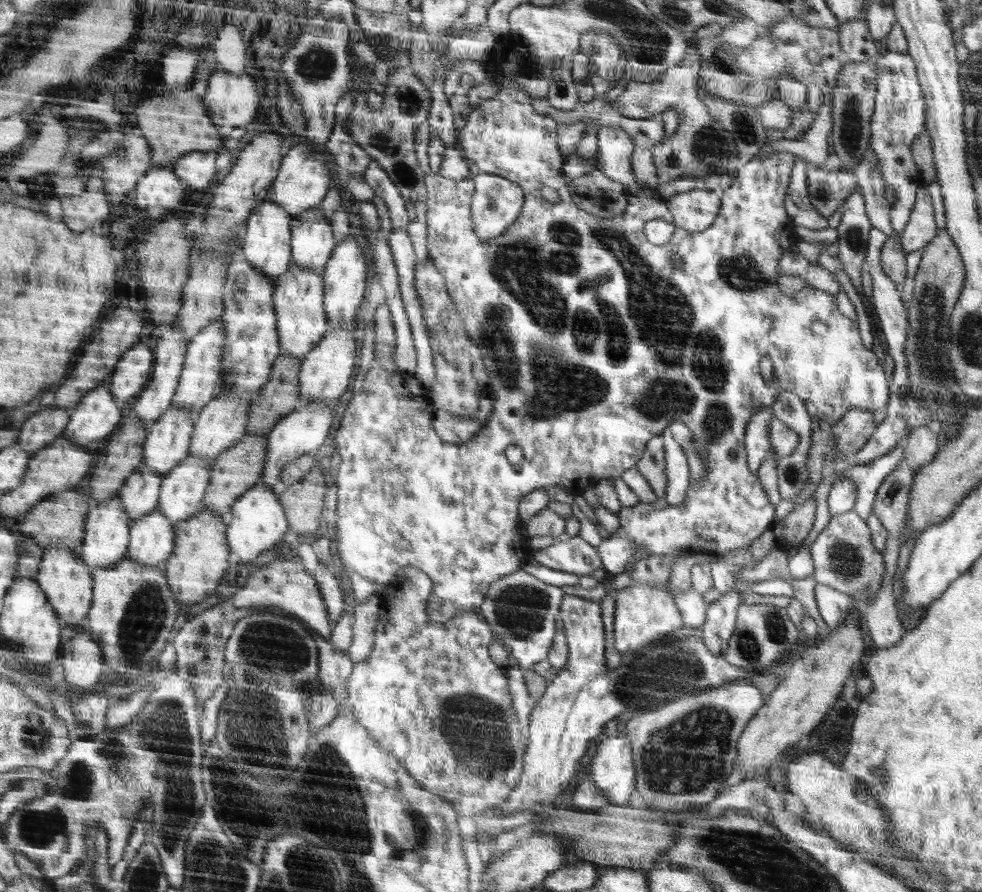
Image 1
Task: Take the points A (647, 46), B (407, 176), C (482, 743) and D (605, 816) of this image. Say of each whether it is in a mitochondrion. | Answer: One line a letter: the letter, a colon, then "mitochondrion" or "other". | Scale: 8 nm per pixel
A: mitochondrion
B: mitochondrion
C: mitochondrion
D: other

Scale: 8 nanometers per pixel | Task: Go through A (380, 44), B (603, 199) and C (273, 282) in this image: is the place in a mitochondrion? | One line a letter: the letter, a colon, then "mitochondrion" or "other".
A: other
B: mitochondrion
C: other

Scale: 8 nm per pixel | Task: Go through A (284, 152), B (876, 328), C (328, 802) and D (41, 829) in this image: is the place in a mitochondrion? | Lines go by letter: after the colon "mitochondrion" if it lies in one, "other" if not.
A: other
B: other
C: mitochondrion
D: mitochondrion

